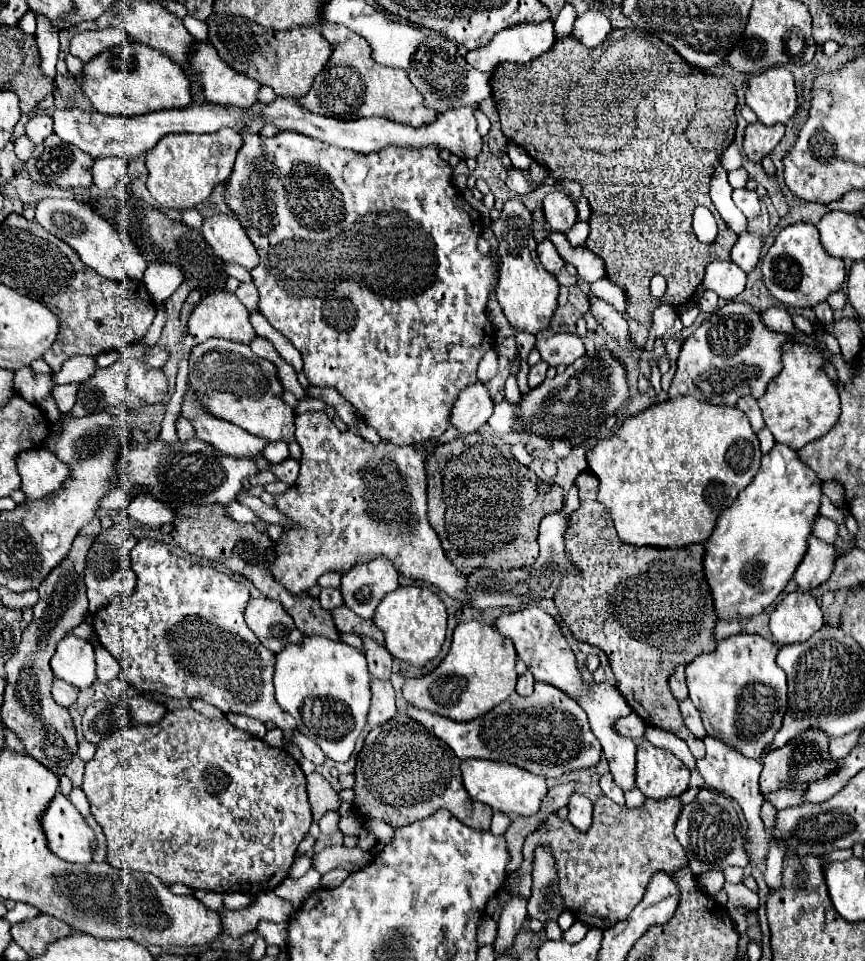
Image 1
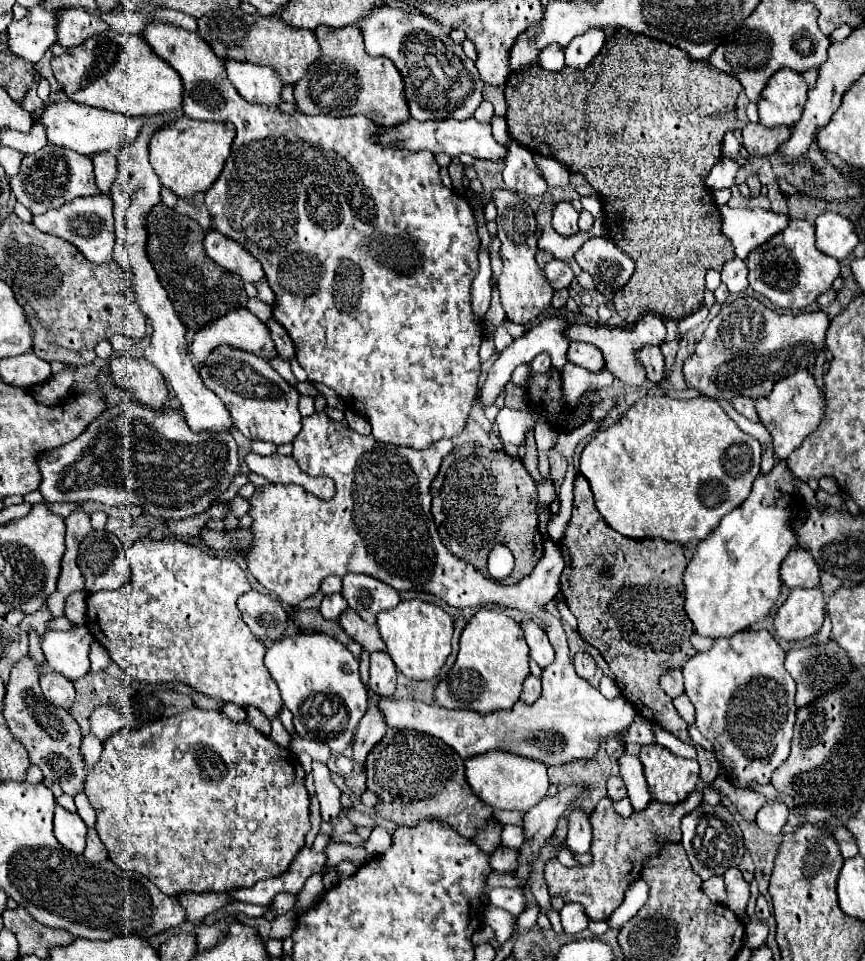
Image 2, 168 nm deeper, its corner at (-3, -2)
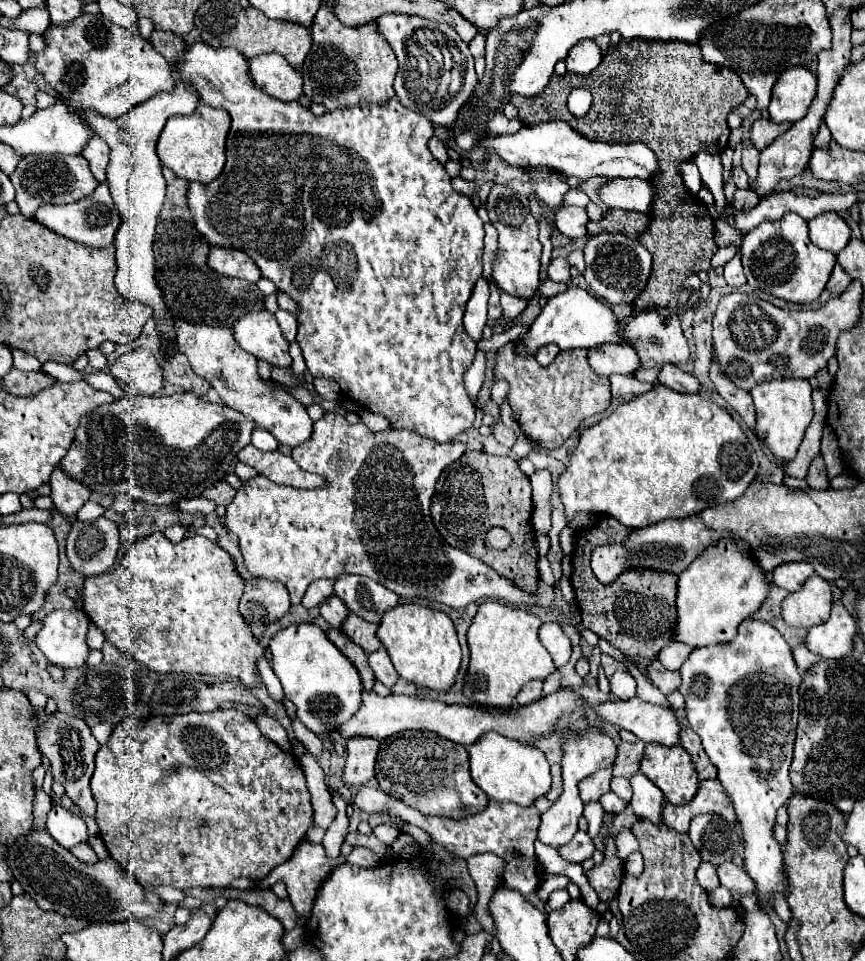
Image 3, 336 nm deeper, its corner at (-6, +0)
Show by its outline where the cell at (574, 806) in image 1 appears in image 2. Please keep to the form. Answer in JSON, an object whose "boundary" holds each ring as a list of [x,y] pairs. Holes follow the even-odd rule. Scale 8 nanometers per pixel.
{"boundary":[[[575,808],[569,818],[569,834],[565,838],[565,848],[571,854],[585,854],[591,846],[591,824],[589,816],[581,812],[581,808]]]}

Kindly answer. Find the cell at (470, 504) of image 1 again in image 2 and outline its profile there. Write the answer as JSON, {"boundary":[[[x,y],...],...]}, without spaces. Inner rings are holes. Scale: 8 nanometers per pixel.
{"boundary":[[[477,444],[455,448],[443,460],[431,484],[431,496],[431,514],[451,554],[471,562],[487,576],[487,556],[493,546],[503,544],[515,556],[515,568],[503,584],[515,584],[531,574],[543,554],[543,536],[537,530],[535,480],[519,458]]]}

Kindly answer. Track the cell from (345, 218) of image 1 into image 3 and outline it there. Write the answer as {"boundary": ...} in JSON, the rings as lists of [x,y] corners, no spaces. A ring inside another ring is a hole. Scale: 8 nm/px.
{"boundary":[[[196,42],[174,60],[174,70],[178,74],[178,80],[188,84],[188,88],[198,96],[200,104],[222,108],[232,116],[232,128],[226,140],[226,164],[222,174],[210,184],[190,182],[188,204],[194,214],[196,228],[214,246],[228,246],[246,252],[256,262],[262,276],[272,280],[278,290],[286,292],[298,304],[296,342],[302,348],[308,372],[314,378],[324,376],[336,380],[346,398],[352,398],[352,402],[360,404],[362,408],[384,416],[394,430],[412,430],[424,438],[432,438],[434,442],[452,442],[458,438],[458,434],[472,428],[476,408],[464,388],[464,374],[474,362],[476,342],[466,334],[462,316],[472,288],[482,276],[484,228],[472,200],[452,188],[452,178],[428,150],[428,140],[434,136],[434,126],[422,114],[404,108],[398,98],[392,98],[386,104],[348,106],[322,116],[314,116],[298,102],[280,102],[252,86],[252,82],[248,80],[248,62],[234,48],[212,48],[204,42]]]}

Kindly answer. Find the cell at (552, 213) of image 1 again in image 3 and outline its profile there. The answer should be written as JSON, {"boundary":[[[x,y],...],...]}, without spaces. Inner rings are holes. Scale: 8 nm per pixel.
{"boundary":[[[562,206],[556,210],[554,216],[554,226],[568,238],[580,238],[586,236],[586,224],[588,216],[584,208],[578,206]]]}

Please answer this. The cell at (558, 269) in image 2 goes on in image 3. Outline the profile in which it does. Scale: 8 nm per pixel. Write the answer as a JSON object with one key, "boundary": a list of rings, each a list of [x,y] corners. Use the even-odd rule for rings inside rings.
{"boundary":[[[556,258],[556,260],[550,260],[550,266],[548,266],[548,278],[554,280],[554,282],[570,282],[570,264],[566,258]]]}

